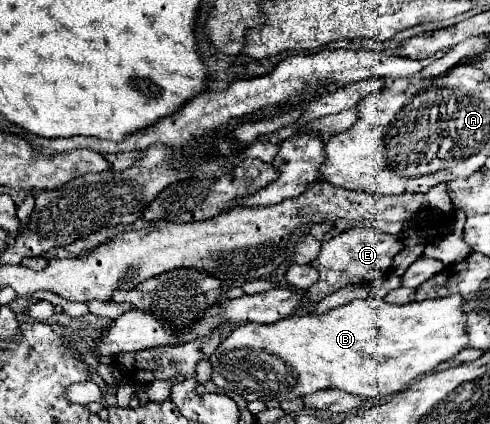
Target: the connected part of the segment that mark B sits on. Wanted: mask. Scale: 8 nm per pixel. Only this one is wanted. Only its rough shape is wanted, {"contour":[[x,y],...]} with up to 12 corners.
{"contour":[[462,296],[236,326],[212,382],[252,400],[400,392],[466,348]]}

